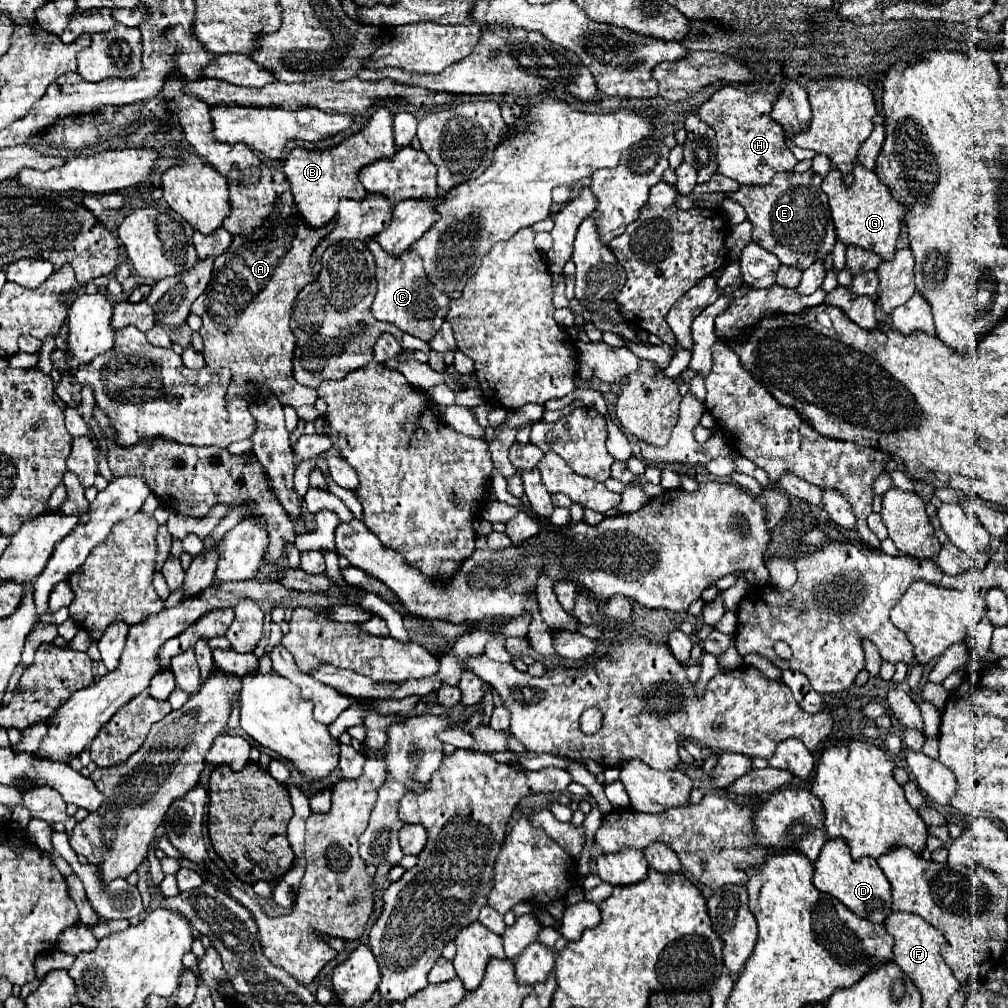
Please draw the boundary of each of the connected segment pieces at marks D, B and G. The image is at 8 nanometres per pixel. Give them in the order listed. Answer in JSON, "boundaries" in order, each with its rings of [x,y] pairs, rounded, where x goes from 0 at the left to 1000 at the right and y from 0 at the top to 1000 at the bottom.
{"boundaries":[[[[819,835],[819,839],[813,843],[813,849],[808,857],[806,877],[810,879],[810,883],[825,887],[841,903],[845,903],[847,907],[863,915],[877,915],[885,899],[883,875],[873,863],[873,859],[869,857],[869,853],[855,851],[853,855],[845,855],[845,849],[841,847],[841,839],[837,839],[837,835]]],[[[375,107],[359,131],[347,135],[329,149],[290,149],[282,161],[282,173],[288,181],[288,190],[296,204],[296,212],[302,216],[302,222],[308,226],[319,226],[333,214],[333,206],[339,196],[361,198],[363,188],[355,179],[355,171],[373,159],[387,159],[389,153],[393,153],[393,145],[389,113],[385,107]]],[[[847,165],[847,183],[837,185],[835,173],[825,169],[815,179],[815,188],[821,194],[823,210],[829,226],[829,236],[837,244],[851,244],[855,248],[863,248],[871,252],[875,258],[885,258],[889,250],[889,238],[895,226],[897,206],[881,192],[881,187],[871,181],[871,175],[865,169],[857,169],[855,165]]]]}

